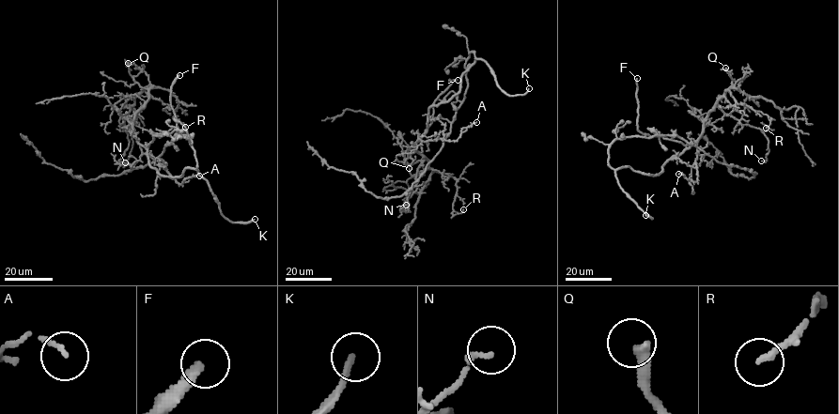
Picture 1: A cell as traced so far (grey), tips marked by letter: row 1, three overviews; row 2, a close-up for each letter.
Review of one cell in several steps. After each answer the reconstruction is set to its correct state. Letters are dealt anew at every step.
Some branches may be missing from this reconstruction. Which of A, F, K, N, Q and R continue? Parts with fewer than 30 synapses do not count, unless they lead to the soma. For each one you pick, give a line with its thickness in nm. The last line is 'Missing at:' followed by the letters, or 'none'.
F: Thickness 320 nm
K: Thickness 200 nm
Q: Thickness 320 nm
Missing at: F, K, Q

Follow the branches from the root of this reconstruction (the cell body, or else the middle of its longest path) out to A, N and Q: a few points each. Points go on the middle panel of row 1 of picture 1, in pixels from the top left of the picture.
A: (474, 53), (474, 62), (461, 76), (459, 90), (429, 107), (421, 140), (457, 140), (464, 128), (476, 122)
N: (474, 53), (459, 90), (429, 109), (413, 145), (424, 160), (410, 211), (400, 209), (406, 205)
Q: (474, 53), (459, 90), (429, 107), (426, 131), (413, 145), (428, 167), (417, 176), (409, 168)

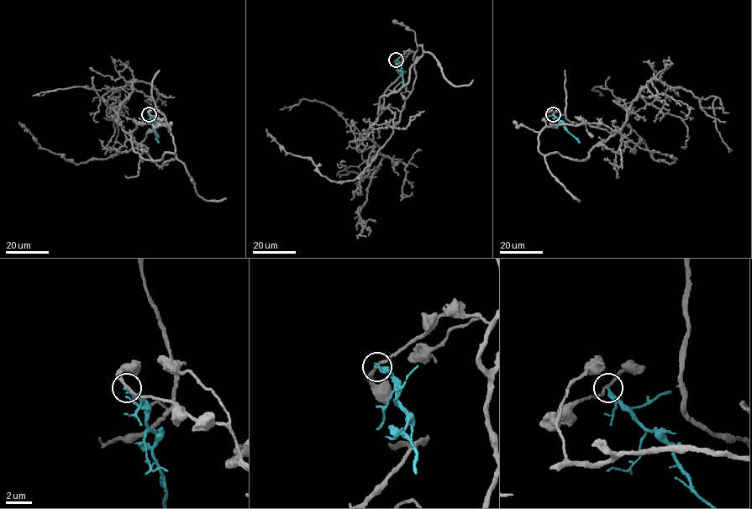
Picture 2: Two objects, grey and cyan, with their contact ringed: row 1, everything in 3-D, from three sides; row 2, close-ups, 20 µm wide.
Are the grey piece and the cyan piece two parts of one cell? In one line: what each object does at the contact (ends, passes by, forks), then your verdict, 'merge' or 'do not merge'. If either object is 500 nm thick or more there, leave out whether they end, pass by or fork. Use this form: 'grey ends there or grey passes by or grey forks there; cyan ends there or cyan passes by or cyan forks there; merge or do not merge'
grey passes by; cyan ends there; do not merge

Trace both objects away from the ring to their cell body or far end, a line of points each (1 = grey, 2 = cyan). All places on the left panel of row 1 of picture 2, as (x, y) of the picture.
1: (149, 114), (167, 123), (176, 154), (150, 160), (134, 150), (118, 109), (134, 79), (111, 110), (118, 148)
2: (149, 114), (154, 122), (158, 143)

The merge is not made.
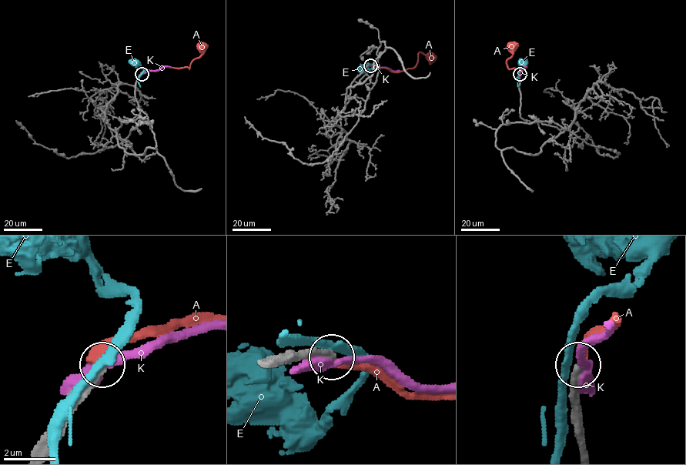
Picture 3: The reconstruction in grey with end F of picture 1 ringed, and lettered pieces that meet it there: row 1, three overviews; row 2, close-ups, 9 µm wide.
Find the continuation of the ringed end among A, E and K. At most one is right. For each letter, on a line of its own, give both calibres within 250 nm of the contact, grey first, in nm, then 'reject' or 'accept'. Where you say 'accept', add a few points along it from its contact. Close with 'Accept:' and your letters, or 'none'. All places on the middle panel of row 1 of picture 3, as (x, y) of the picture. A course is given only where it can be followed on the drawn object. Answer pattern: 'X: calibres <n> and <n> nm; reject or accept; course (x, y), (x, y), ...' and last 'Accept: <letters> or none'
A: calibres 320 and 360 nm; reject
E: calibres 400 and 280 nm; reject
K: calibres 460 and 420 nm; reject
Accept: none

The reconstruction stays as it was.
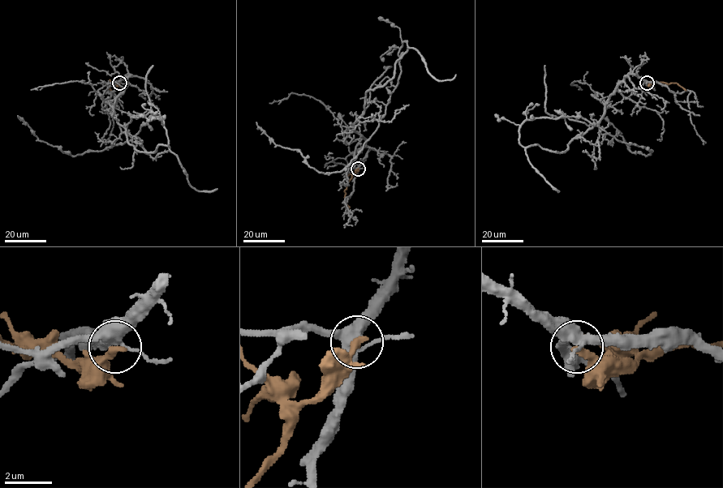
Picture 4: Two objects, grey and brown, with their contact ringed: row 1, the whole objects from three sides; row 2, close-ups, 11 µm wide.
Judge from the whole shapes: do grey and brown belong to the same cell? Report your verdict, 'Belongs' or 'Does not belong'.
Does not belong

